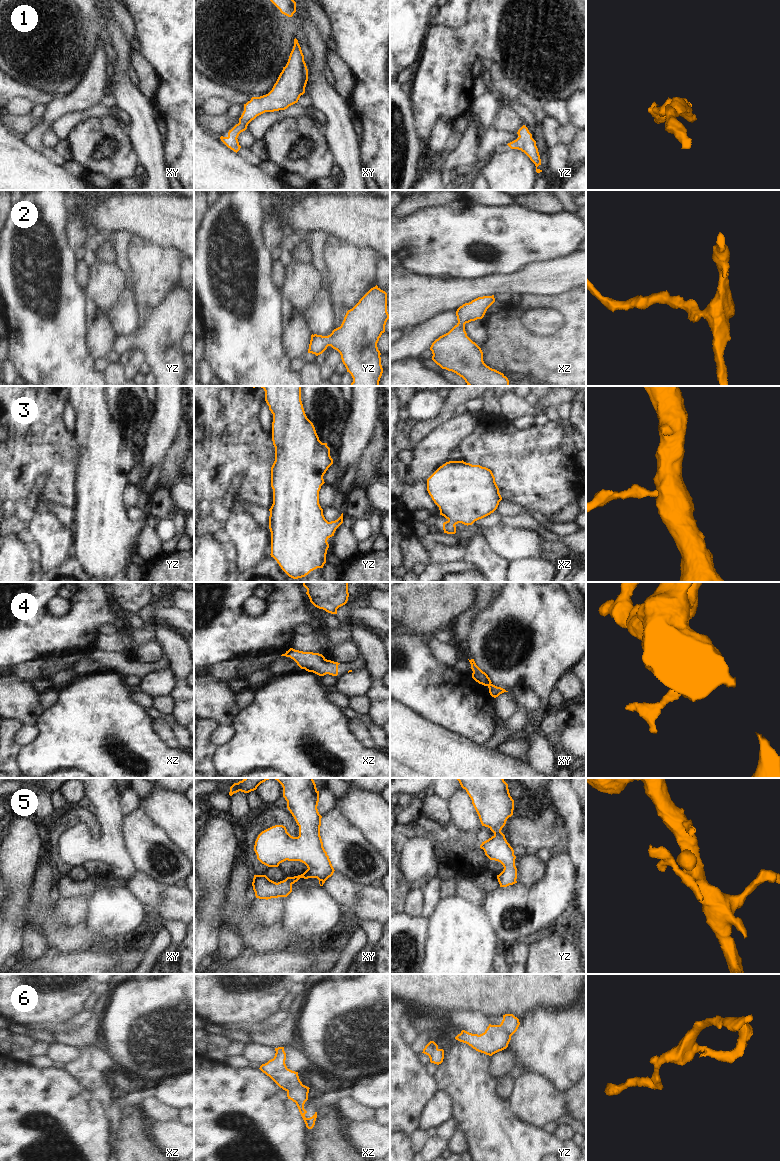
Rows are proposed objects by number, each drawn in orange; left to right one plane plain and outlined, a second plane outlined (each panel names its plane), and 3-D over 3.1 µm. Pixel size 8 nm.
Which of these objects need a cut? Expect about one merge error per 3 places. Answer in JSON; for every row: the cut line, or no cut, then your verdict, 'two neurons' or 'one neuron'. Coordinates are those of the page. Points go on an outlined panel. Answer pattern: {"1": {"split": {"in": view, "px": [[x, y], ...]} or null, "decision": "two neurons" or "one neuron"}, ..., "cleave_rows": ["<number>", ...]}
{"1": {"split": null, "decision": "one neuron"}, "2": {"split": null, "decision": "one neuron"}, "3": {"split": null, "decision": "one neuron"}, "4": {"split": {"in": "xy", "px": [[490, 683], [487, 685]]}, "decision": "two neurons"}, "5": {"split": null, "decision": "one neuron"}, "6": {"split": {"in": "xz", "px": [[301, 1082], [287, 1091]]}, "decision": "two neurons"}, "cleave_rows": ["4", "6"]}

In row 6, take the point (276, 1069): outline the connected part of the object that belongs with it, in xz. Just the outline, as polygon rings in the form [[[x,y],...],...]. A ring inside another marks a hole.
[[[284,1047],[275,1048],[275,1051],[274,1058],[262,1064],[259,1069],[269,1076],[280,1088],[290,1091],[302,1082],[299,1079],[298,1072],[287,1068]]]

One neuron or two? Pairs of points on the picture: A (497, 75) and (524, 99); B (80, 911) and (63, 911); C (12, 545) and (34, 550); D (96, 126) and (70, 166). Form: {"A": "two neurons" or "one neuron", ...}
{"A": "one neuron", "B": "one neuron", "C": "two neurons", "D": "two neurons"}

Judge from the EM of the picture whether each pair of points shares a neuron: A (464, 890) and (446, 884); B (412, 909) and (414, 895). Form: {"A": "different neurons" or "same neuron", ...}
{"A": "different neurons", "B": "same neuron"}

